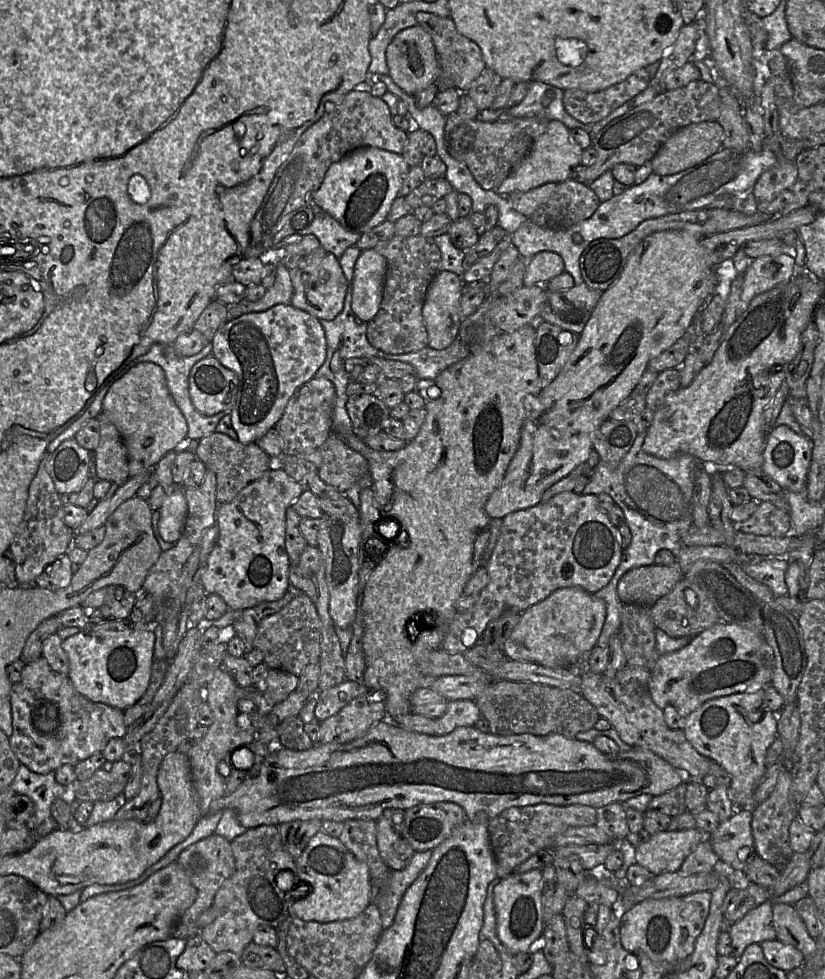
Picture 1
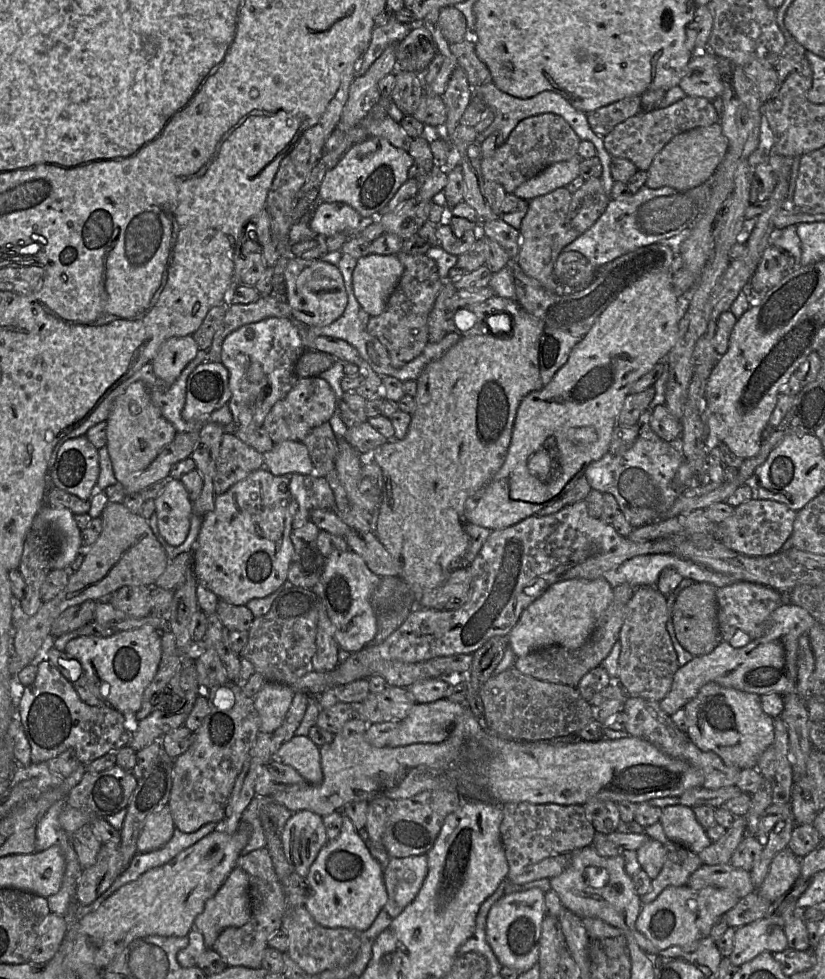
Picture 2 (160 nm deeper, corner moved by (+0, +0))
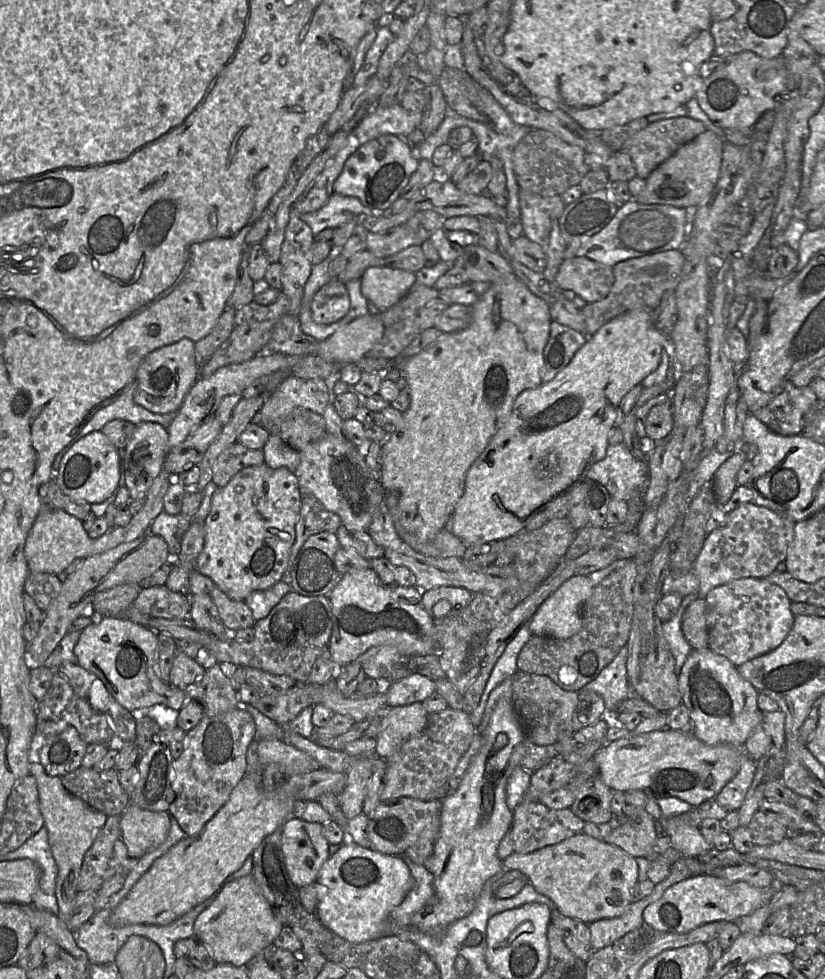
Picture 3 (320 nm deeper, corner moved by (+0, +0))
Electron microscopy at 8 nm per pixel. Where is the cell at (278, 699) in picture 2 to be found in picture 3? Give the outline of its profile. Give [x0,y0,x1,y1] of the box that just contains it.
[109,739,321,926]

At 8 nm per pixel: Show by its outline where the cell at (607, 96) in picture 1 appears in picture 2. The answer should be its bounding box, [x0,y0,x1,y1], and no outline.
[586,96,641,137]

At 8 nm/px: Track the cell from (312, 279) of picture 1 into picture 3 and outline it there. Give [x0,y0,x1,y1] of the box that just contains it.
[311,279,350,324]

